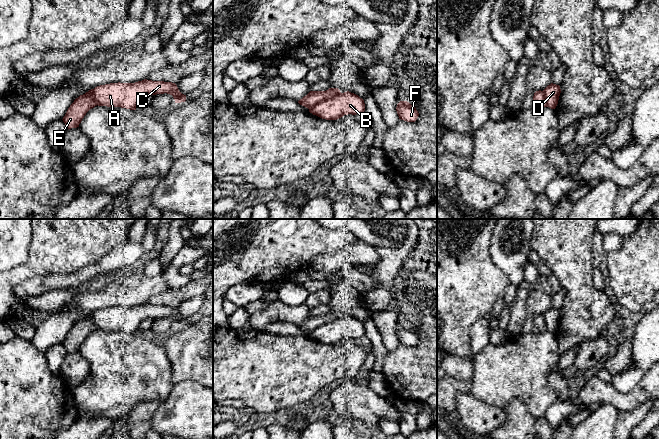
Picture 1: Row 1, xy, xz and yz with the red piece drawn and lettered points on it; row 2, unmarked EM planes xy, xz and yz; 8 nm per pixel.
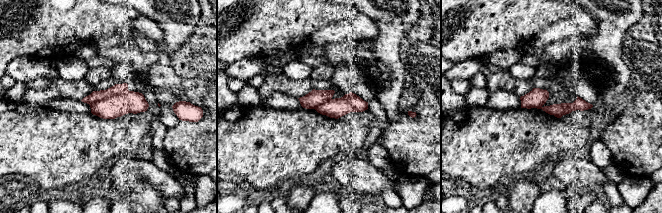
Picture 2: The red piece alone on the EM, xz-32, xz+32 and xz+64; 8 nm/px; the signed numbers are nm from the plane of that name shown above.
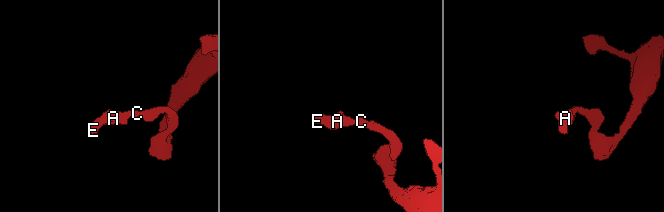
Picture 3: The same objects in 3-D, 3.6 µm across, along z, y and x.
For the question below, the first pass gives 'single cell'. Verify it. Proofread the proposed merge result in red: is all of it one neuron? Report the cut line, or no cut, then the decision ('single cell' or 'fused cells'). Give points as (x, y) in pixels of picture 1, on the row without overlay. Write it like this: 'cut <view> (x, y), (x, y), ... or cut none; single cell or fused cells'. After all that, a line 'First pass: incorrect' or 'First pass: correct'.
cut xz (340, 316), (321, 324), (309, 333); fused cells
First pass: incorrect

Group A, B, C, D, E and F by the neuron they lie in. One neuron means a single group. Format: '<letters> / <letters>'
A B C D F / E

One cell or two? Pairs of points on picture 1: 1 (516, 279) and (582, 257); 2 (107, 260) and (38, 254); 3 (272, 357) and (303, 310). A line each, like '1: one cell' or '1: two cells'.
1: two cells
2: two cells
3: two cells

